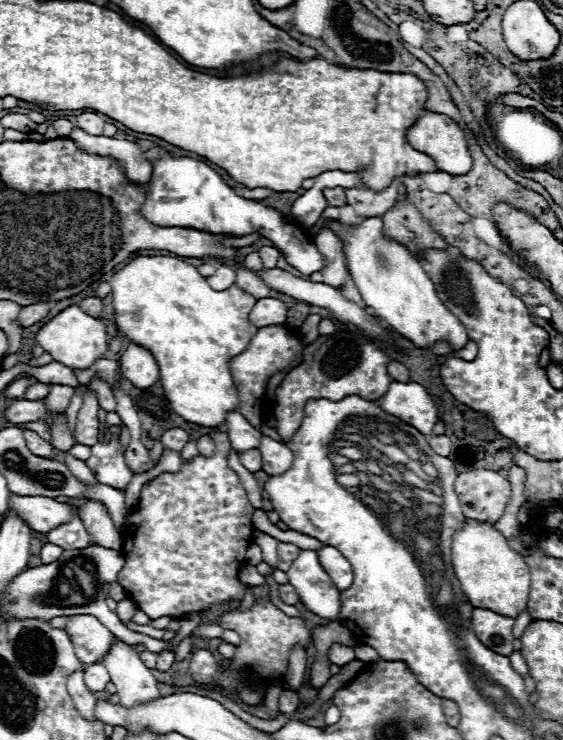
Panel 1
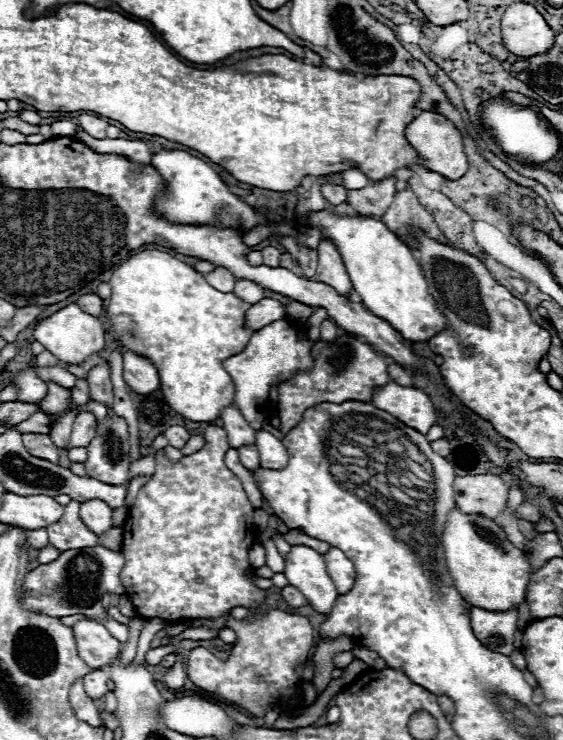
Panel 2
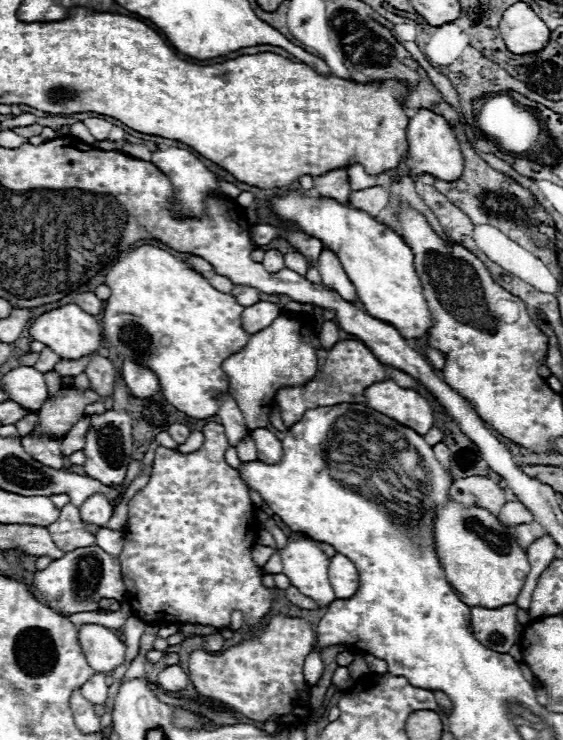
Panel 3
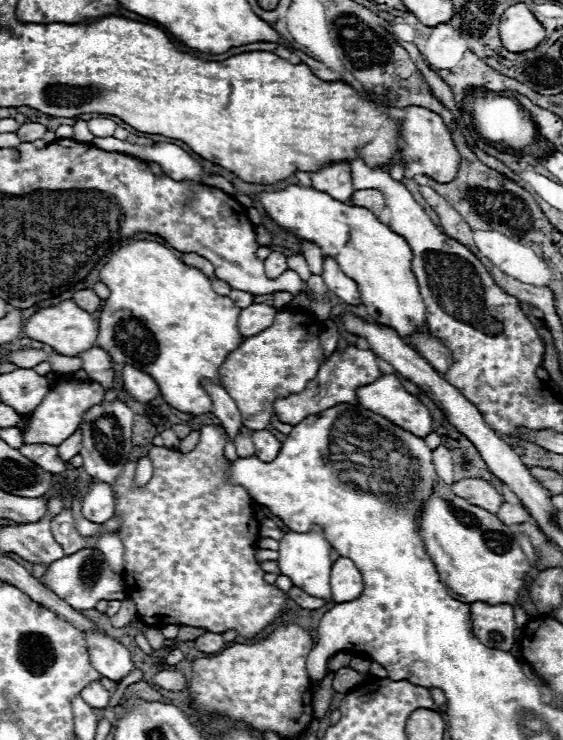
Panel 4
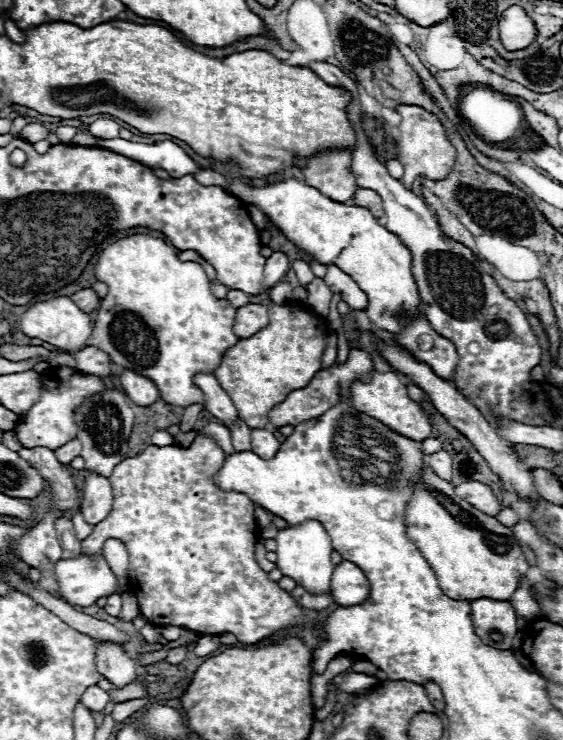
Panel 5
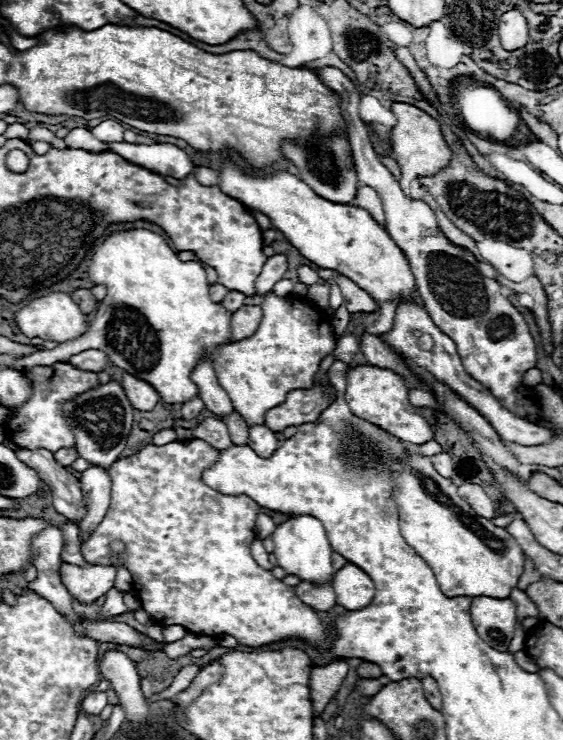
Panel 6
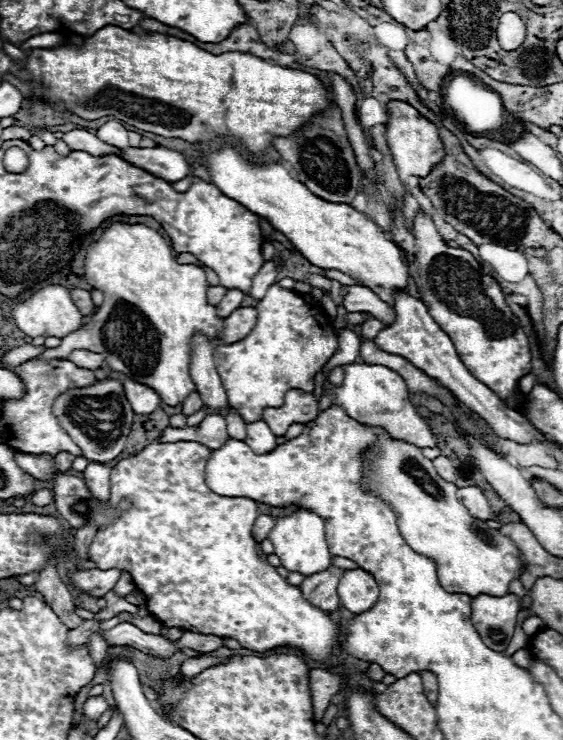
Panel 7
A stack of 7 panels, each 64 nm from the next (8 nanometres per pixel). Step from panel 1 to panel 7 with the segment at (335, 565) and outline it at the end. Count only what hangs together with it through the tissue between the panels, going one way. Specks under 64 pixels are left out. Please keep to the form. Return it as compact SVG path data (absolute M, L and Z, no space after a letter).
M360 568L346 570L338 584L340 602L352 614L368 612L378 602L378 594L380 594L380 588L374 576Z

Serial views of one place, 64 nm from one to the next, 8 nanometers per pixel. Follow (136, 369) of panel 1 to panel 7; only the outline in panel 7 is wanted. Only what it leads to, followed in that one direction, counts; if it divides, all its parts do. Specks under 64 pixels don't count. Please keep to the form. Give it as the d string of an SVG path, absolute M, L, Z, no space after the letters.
M126 378L126 382L124 382L124 392L126 392L128 402L132 404L132 410L134 410L136 414L140 414L140 416L152 414L152 412L160 406L158 394L156 394L152 388L148 388L148 386L144 386L144 384L138 384L138 382L134 382L134 380L128 380L128 378Z

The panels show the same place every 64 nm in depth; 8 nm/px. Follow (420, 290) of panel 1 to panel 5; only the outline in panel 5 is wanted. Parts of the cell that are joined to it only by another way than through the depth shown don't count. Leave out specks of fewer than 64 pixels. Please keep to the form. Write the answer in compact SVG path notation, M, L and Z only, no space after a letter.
M230 178L228 192L246 204L258 206L302 252L306 252L320 264L334 264L342 268L342 272L352 276L370 300L366 314L368 318L372 318L372 330L400 332L400 320L396 320L400 312L418 312L420 296L410 272L410 250L400 244L396 234L380 226L366 208L334 202L322 196L316 188L296 178L286 178L266 186L248 186L238 178Z

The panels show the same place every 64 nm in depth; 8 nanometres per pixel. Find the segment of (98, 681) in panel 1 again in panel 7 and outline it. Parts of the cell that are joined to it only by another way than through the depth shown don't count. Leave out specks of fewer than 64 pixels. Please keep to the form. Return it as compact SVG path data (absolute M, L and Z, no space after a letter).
M94 696L84 702L84 716L88 720L98 720L106 710L108 710L108 702L104 700L104 696Z

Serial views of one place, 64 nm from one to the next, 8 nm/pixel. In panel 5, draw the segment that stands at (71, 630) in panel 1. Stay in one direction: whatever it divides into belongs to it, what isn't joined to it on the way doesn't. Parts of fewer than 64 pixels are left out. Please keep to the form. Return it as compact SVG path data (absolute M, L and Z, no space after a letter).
M102 642L96 650L96 668L116 688L124 688L138 680L136 662L122 650L120 644Z

